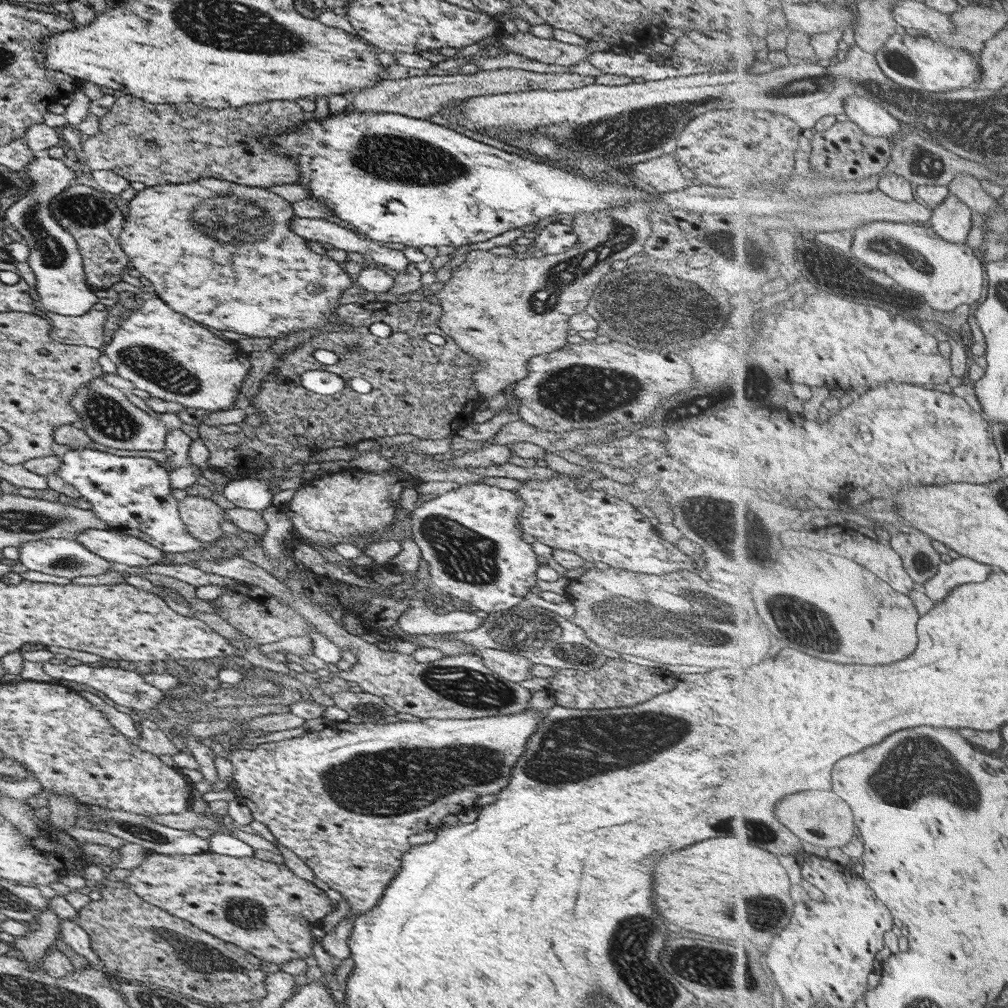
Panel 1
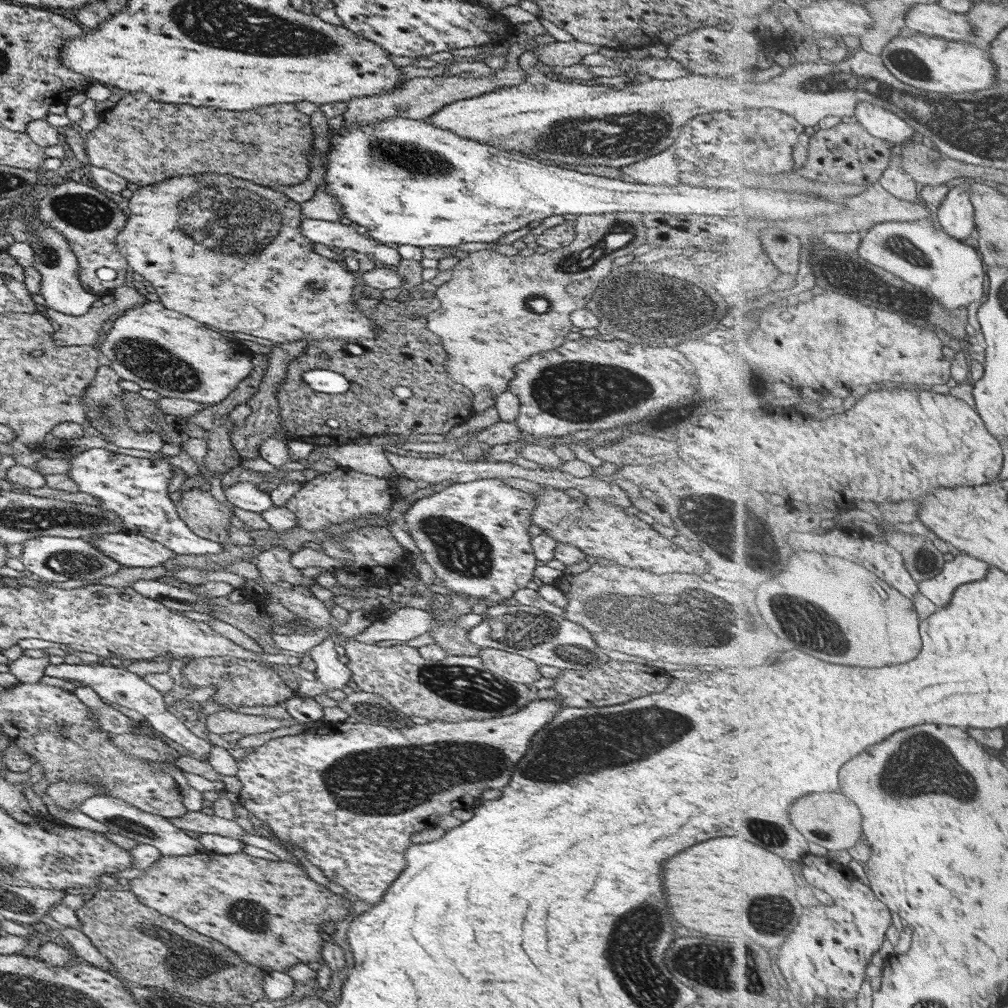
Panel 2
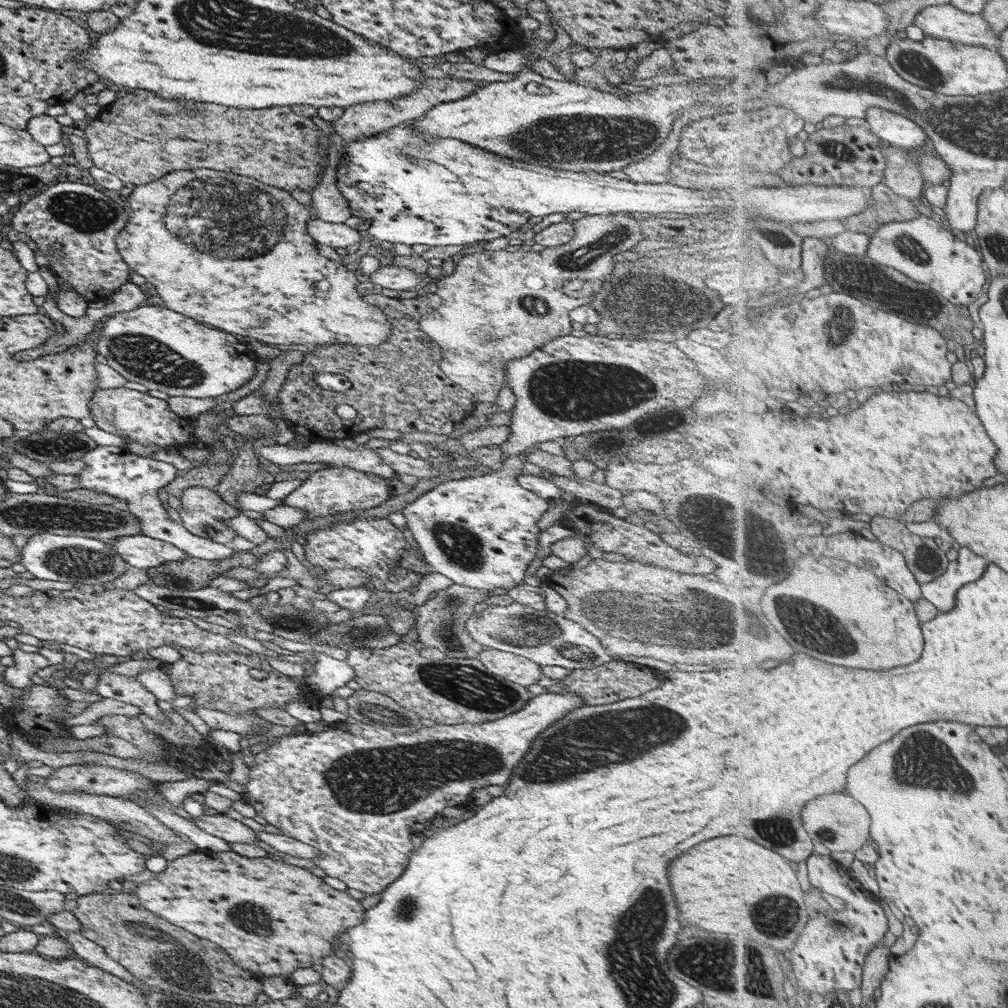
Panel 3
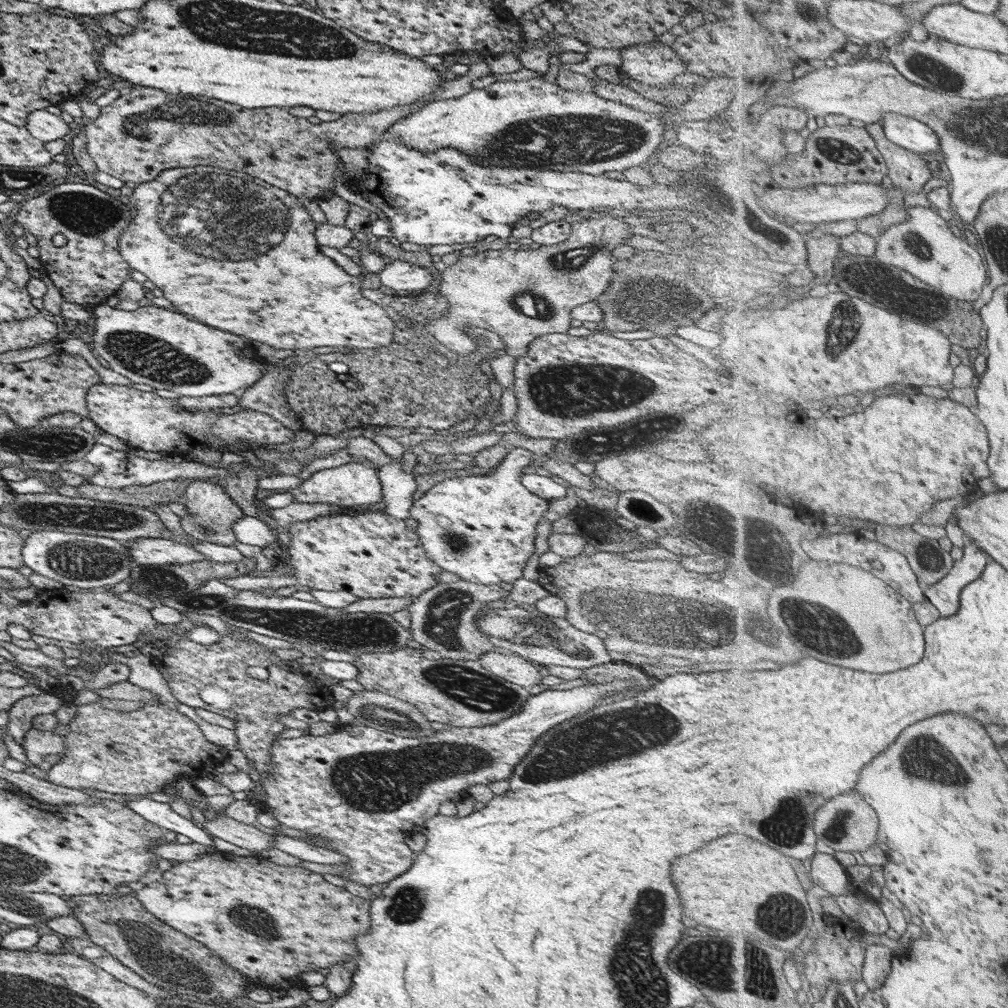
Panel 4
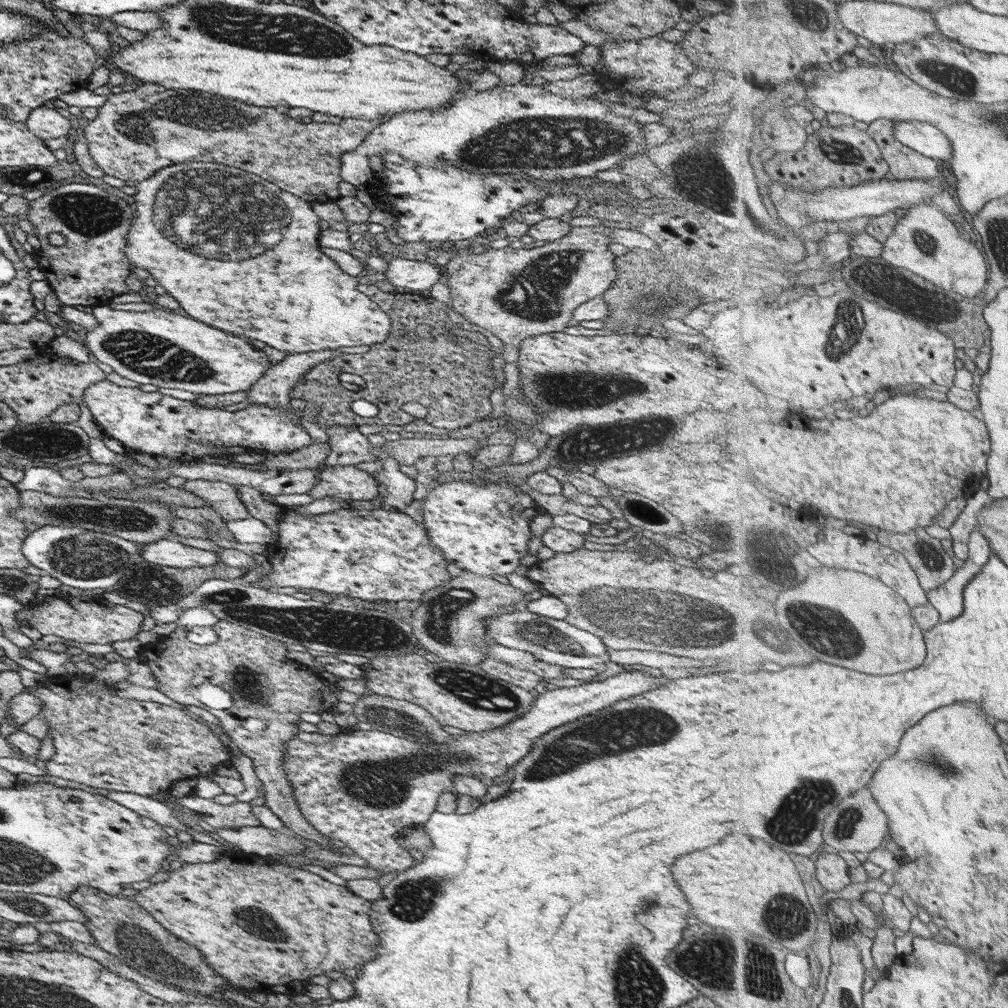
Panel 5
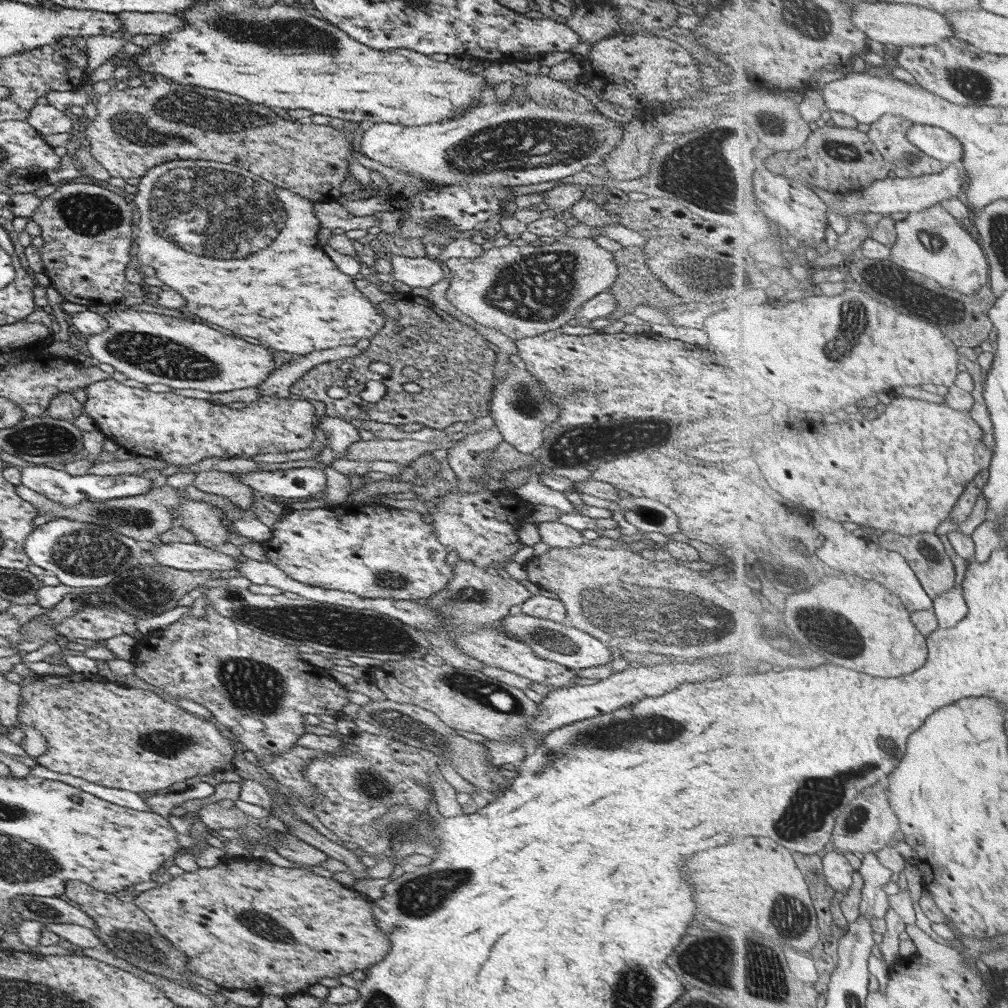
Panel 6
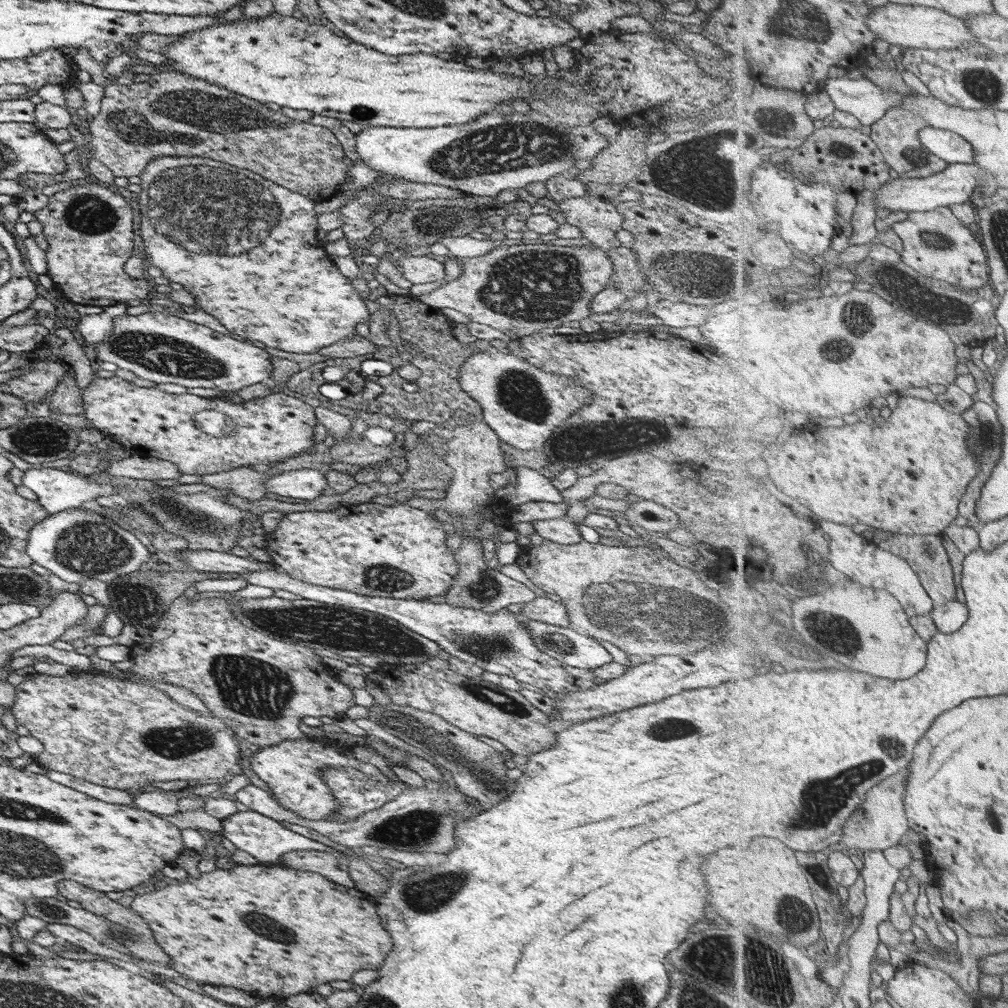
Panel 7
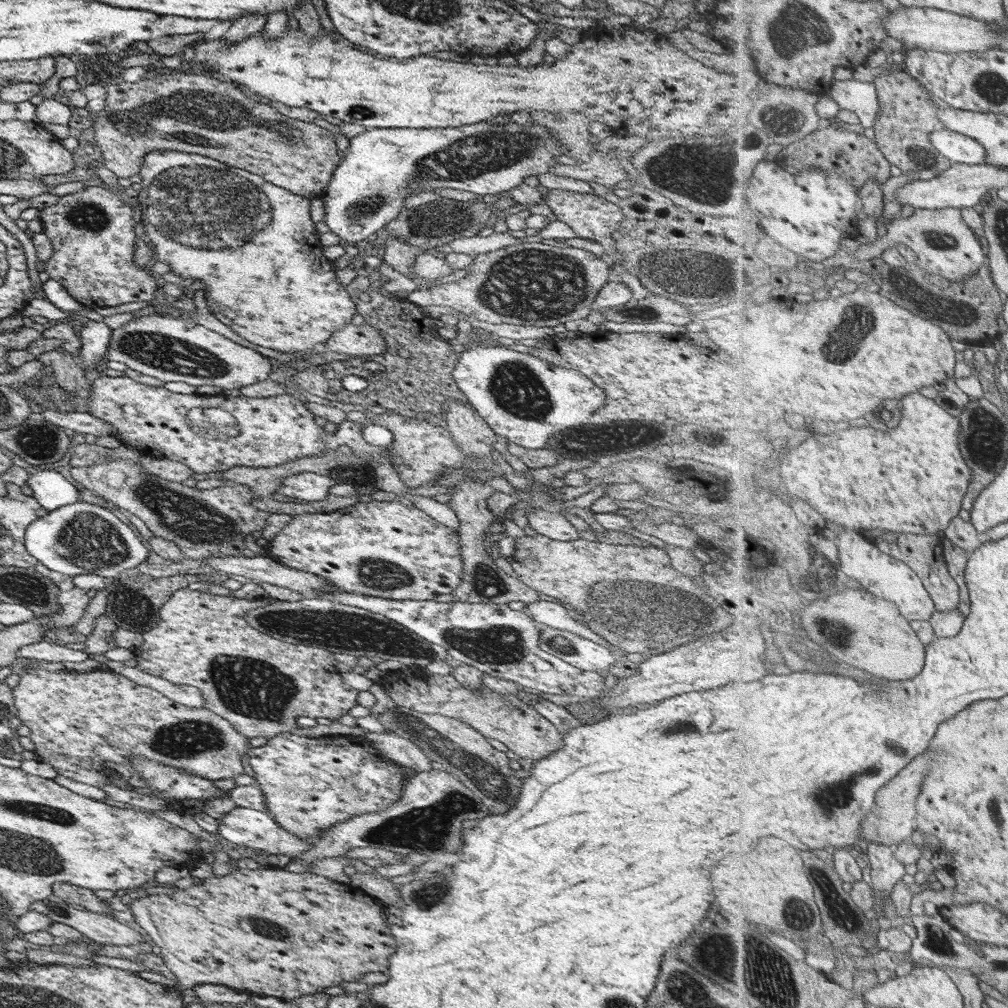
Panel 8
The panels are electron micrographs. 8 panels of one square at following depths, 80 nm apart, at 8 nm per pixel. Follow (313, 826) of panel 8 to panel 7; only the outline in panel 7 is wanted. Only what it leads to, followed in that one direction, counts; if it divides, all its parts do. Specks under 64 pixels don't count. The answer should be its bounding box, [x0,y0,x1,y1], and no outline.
[248,736,387,820]

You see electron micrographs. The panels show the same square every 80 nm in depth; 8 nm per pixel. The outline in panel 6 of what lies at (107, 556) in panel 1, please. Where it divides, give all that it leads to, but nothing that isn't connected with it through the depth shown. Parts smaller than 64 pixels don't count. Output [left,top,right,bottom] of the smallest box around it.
[149,542,236,570]

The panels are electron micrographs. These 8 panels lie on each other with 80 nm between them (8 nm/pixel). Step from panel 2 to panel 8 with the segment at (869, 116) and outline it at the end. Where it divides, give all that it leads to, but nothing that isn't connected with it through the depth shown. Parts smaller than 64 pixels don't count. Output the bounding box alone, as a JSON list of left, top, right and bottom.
[930,129,987,164]

